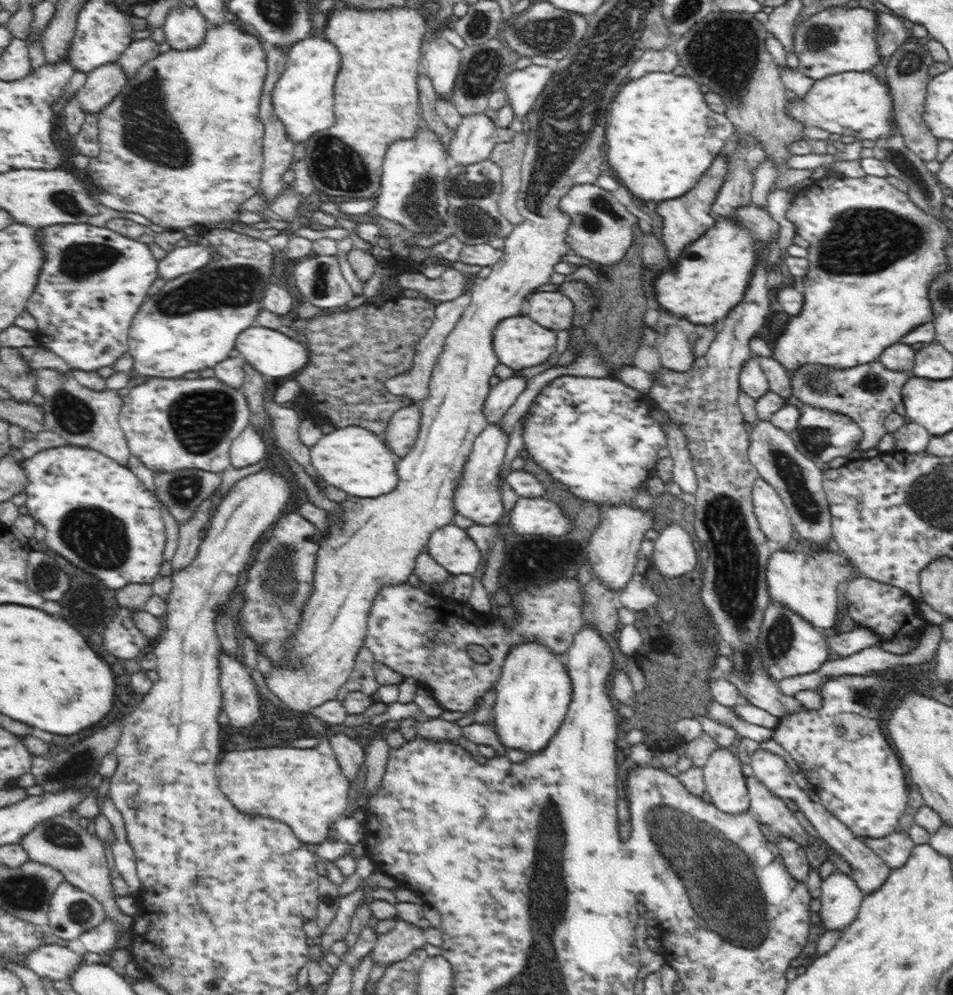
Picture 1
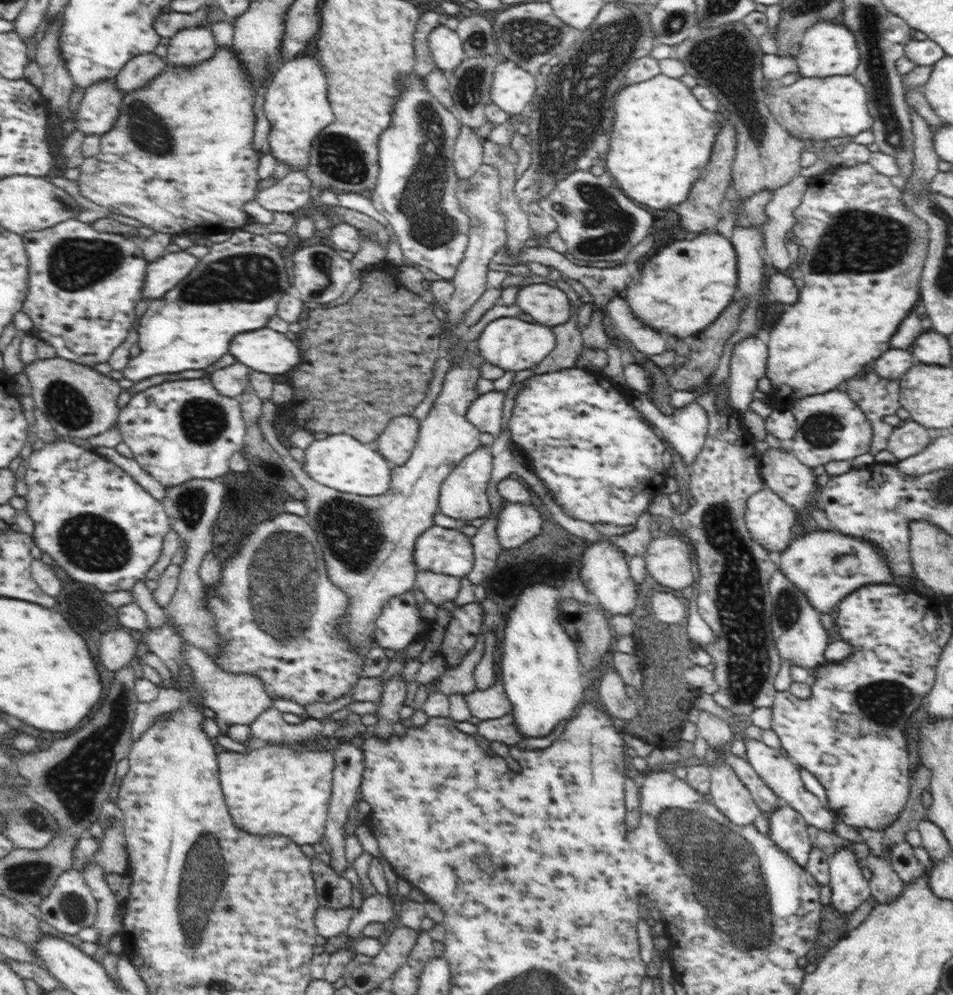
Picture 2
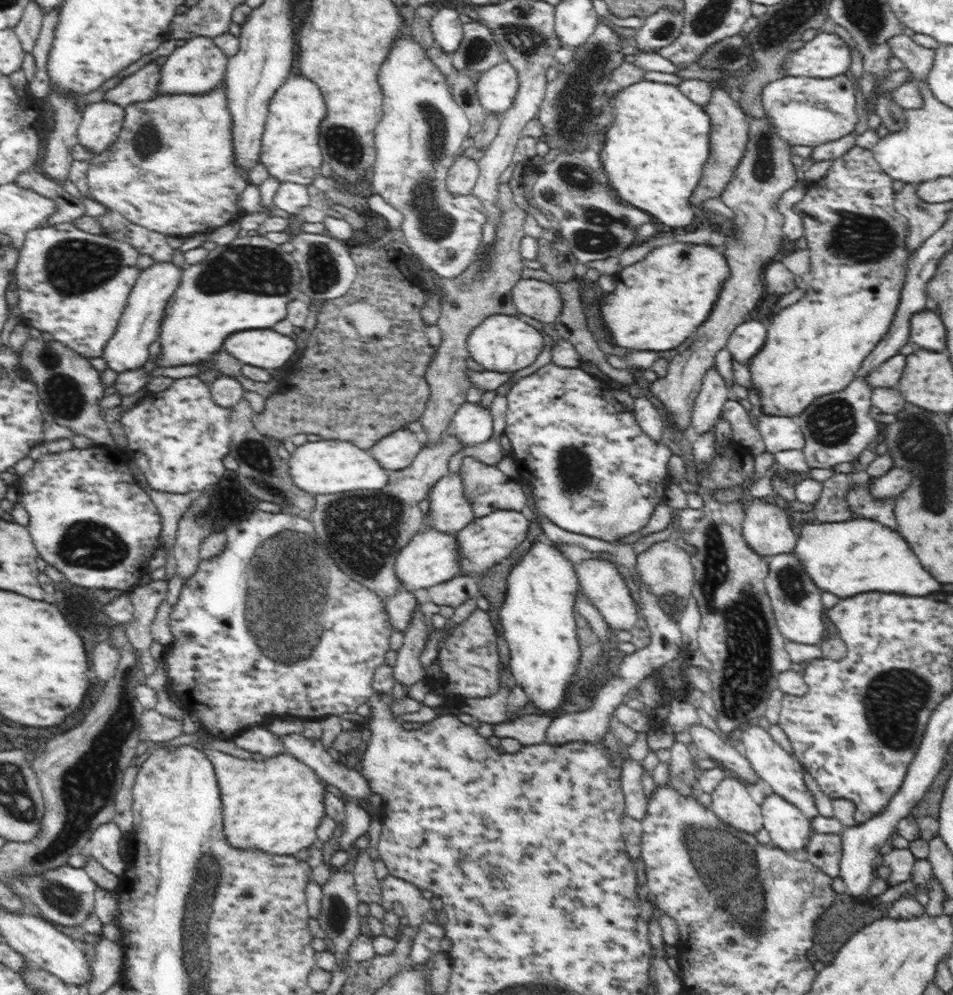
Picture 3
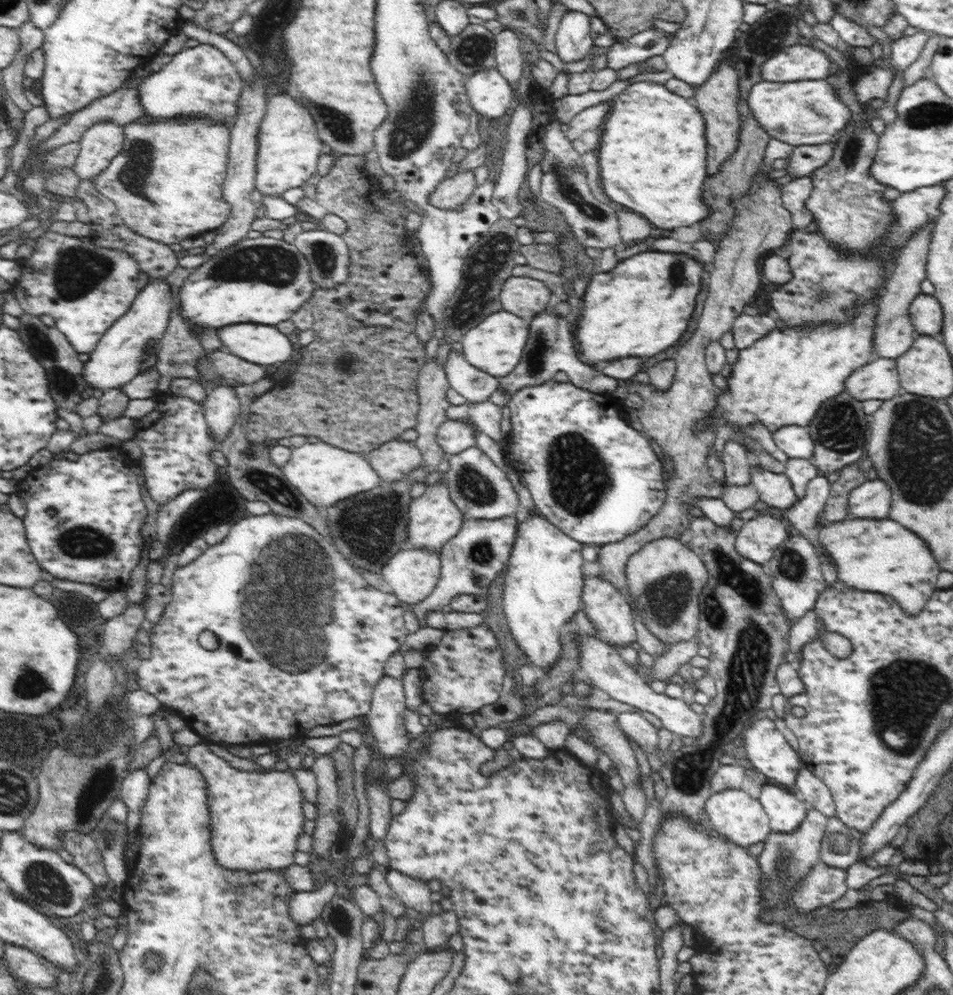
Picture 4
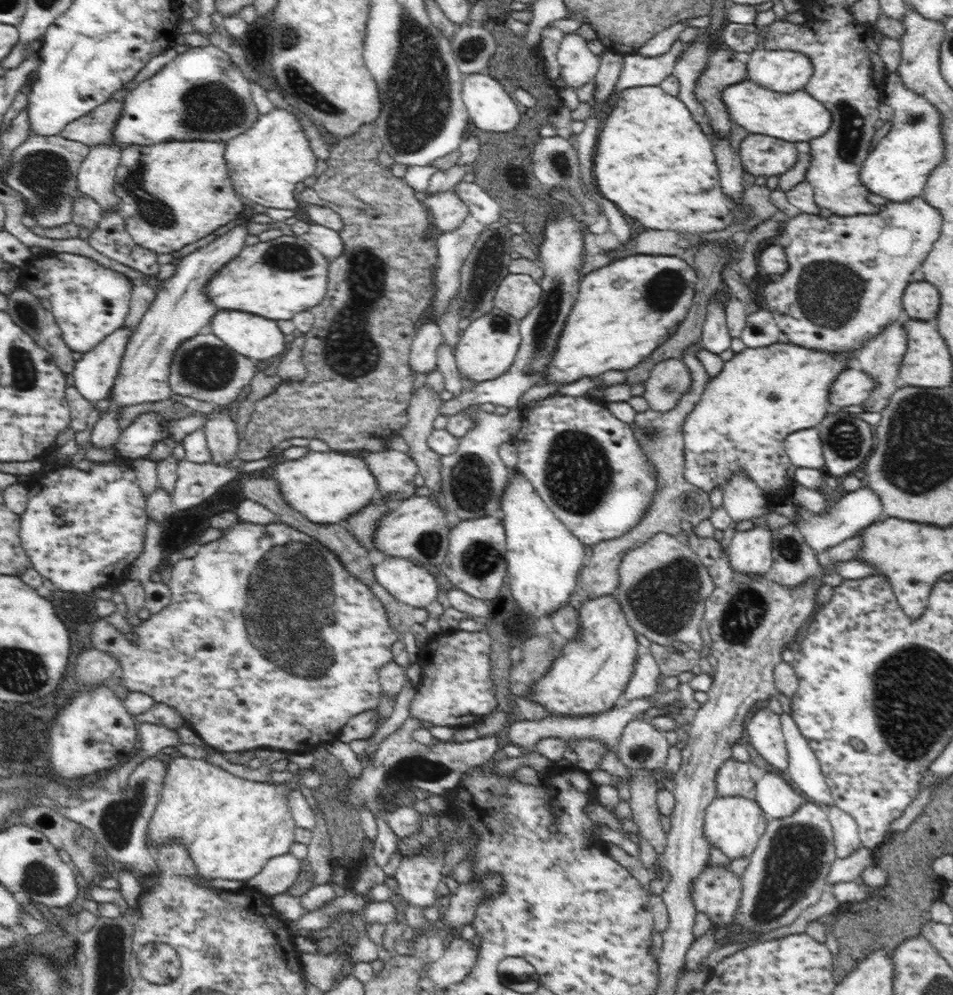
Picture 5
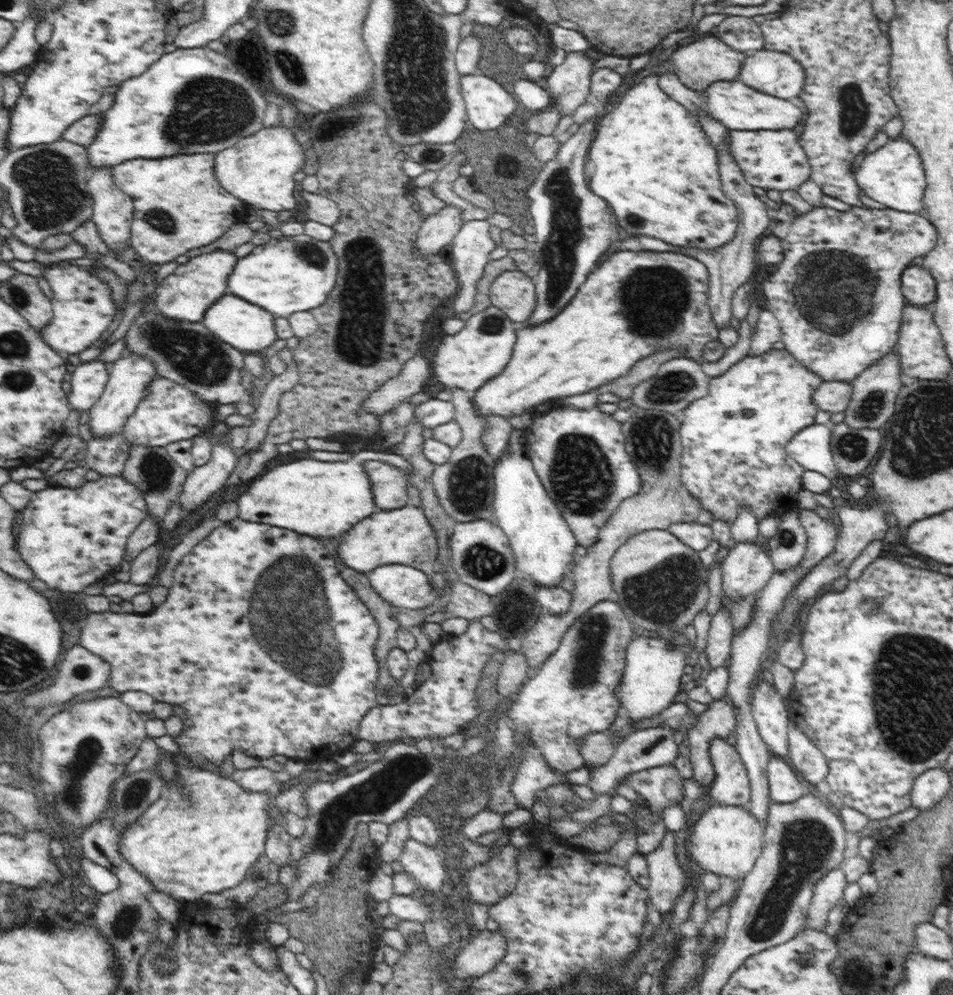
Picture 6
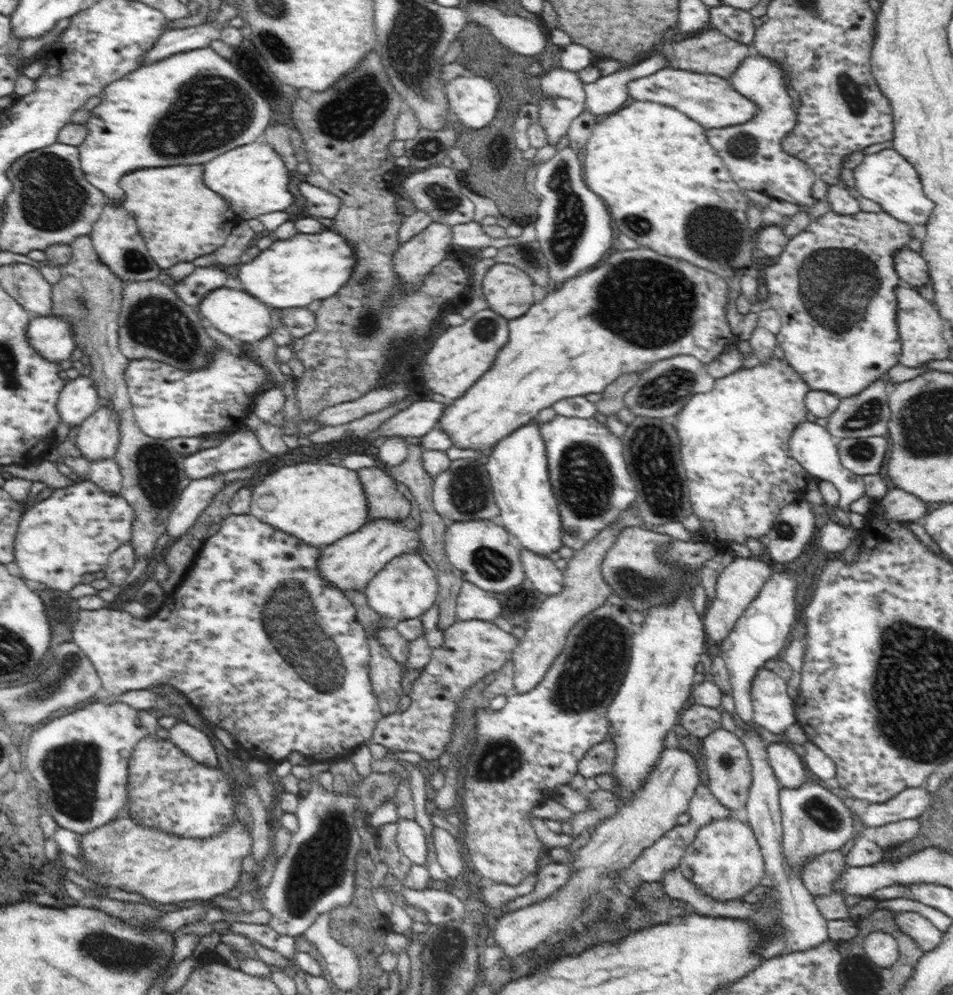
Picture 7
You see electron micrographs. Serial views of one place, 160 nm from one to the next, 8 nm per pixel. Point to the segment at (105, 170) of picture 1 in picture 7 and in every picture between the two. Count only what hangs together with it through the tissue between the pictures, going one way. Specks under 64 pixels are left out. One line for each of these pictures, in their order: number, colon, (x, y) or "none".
2: (201, 118)
3: (189, 182)
4: (167, 183)
5: (173, 194)
6: (181, 192)
7: (179, 218)

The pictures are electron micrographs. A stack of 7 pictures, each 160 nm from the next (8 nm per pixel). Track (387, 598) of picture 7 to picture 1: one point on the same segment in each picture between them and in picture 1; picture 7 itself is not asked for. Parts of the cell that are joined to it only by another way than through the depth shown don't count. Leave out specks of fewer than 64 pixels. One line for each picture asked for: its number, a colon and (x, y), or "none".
1: (451, 547)
2: (446, 551)
3: (431, 558)
4: (411, 575)
5: (411, 583)
6: (405, 587)

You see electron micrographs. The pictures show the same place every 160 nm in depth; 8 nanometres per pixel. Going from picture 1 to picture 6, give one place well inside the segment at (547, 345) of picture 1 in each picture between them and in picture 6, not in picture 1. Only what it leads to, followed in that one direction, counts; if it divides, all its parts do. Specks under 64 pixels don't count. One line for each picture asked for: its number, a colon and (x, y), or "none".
2: (513, 344)
3: (502, 343)
4: (494, 346)
5: (487, 348)
6: (479, 352)

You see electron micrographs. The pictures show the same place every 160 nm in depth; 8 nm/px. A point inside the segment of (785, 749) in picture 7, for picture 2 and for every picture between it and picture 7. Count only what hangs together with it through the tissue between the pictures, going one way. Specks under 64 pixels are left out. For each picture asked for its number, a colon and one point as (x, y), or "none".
2: (788, 829)
3: (788, 828)
4: (785, 811)
5: (776, 797)
6: (785, 786)

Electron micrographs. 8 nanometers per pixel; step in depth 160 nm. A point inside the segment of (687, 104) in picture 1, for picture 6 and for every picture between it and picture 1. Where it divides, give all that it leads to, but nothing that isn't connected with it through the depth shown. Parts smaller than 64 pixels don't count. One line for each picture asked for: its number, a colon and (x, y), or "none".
2: (661, 137)
3: (654, 152)
4: (652, 154)
5: (651, 158)
6: (651, 160)

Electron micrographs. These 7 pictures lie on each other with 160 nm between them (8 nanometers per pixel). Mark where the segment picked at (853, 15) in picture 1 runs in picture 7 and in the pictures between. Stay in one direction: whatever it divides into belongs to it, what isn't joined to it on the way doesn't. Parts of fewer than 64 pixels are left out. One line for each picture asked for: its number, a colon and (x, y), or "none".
2: (827, 49)
3: (825, 56)
4: (797, 62)
5: (784, 71)
6: (773, 73)
7: (752, 152)

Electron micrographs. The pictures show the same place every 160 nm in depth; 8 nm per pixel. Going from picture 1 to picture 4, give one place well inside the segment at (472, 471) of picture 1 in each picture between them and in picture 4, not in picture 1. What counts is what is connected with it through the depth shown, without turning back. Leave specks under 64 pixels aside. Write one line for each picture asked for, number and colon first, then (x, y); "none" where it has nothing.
2: (462, 496)
3: (449, 511)
4: (433, 518)

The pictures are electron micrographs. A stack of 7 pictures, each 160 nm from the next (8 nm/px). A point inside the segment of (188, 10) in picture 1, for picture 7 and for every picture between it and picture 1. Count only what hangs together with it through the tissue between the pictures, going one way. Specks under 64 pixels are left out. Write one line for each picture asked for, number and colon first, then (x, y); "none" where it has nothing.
2: (188, 47)
3: (196, 68)
4: (201, 82)
5: (201, 95)
6: (192, 101)
7: (187, 109)

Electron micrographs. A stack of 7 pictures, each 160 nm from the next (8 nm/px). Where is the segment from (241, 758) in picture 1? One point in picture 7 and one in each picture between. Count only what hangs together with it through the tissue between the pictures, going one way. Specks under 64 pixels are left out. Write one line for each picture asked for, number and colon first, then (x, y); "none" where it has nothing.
2: (280, 790)
3: (275, 805)
4: (255, 819)
5: (230, 826)
6: (201, 836)
7: (123, 855)

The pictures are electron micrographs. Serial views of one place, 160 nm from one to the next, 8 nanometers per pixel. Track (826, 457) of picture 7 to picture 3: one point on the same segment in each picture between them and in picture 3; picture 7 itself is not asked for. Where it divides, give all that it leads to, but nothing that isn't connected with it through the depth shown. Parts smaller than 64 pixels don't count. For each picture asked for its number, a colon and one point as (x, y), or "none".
3: (779, 433)
4: (795, 441)
5: (804, 447)
6: (810, 448)

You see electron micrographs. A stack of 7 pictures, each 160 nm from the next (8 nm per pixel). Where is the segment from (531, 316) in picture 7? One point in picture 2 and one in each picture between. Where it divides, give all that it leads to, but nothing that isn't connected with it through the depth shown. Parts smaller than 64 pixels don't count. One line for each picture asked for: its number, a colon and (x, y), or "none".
2: (681, 290)
3: (657, 304)
4: (633, 310)
5: (618, 318)
6: (635, 303)

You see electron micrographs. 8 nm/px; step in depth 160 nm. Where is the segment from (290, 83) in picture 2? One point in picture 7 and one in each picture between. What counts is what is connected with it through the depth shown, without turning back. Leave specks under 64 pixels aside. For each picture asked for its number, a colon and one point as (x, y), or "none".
3: (290, 151)
4: (289, 147)
5: (266, 163)
6: (261, 171)
7: (253, 180)

